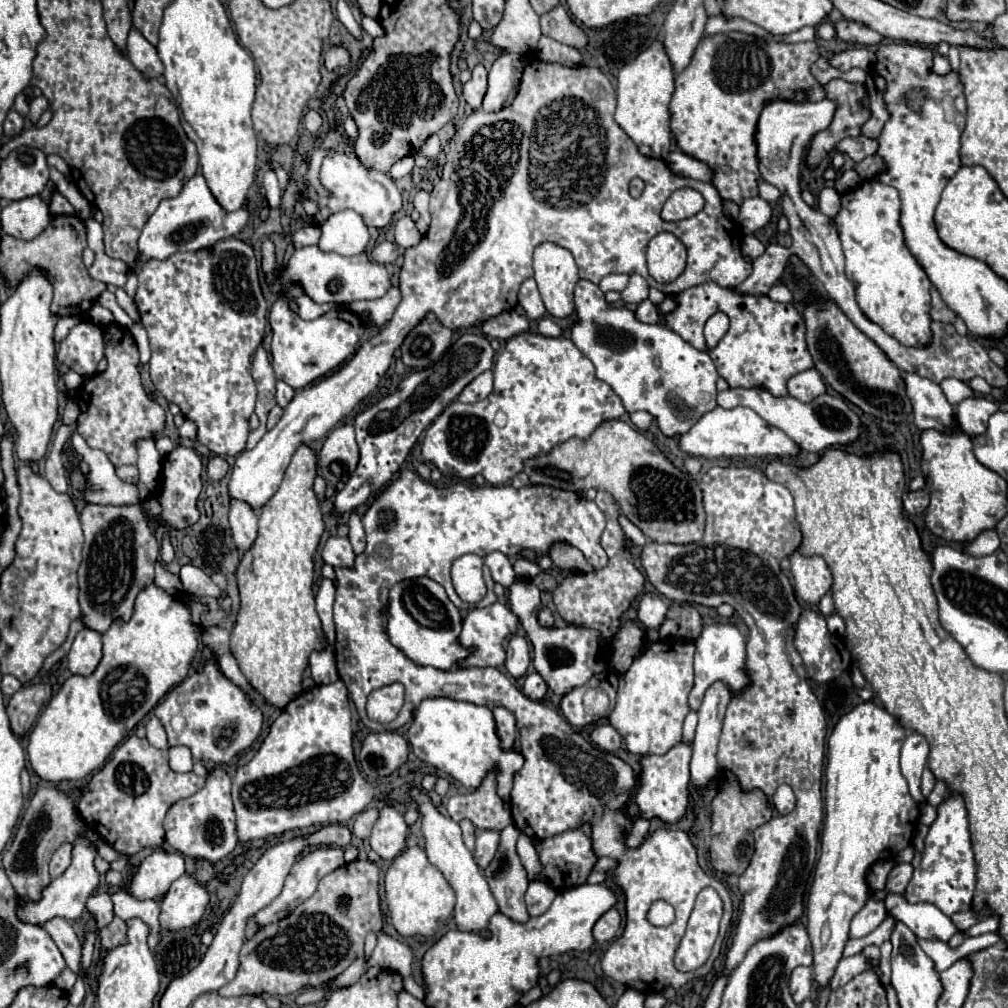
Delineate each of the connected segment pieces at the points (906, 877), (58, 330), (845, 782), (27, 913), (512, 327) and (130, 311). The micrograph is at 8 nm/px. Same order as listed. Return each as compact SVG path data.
M900 862L900 864L896 864L894 870L892 870L890 876L888 876L888 884L886 884L886 888L888 888L890 892L904 894L906 886L908 886L908 882L910 882L912 872L914 872L914 866L912 866L912 864L908 864L908 862Z
M60 316L56 322L56 328L54 328L54 342L60 342L70 332L70 328L74 328L78 322L80 322L80 318L76 318L76 316L68 316L68 318Z
M870 700L870 702L862 702L858 704L852 712L844 714L834 732L830 734L828 738L828 762L826 762L826 818L824 818L824 830L822 830L822 848L820 848L820 858L816 862L816 870L814 870L814 882L812 882L812 888L810 888L810 894L808 894L806 902L806 918L807 924L806 929L808 931L808 936L810 936L810 942L812 942L812 954L814 954L814 964L812 964L812 972L814 972L814 988L816 990L822 990L830 984L830 976L834 976L834 968L838 966L838 960L842 958L842 952L844 952L844 946L848 942L848 930L850 930L850 920L864 908L866 900L870 900L870 886L866 884L866 874L868 874L868 868L884 858L884 852L890 848L890 856L898 854L900 850L908 848L912 844L912 836L914 836L914 820L918 820L920 816L920 808L918 804L914 802L914 798L910 796L908 792L908 782L906 778L900 774L900 746L902 746L902 740L906 738L906 730L900 726L900 722L890 716L884 706L878 702L878 700Z
M76 842L74 850L72 850L72 864L68 866L68 870L62 876L54 878L42 890L40 900L26 900L26 898L16 896L16 916L18 916L18 920L22 920L24 924L42 926L52 918L64 918L64 920L80 918L82 912L84 912L86 898L98 888L98 882L100 882L100 876L94 868L94 856L96 856L96 852L86 842Z
M510 310L510 312L502 312L486 322L480 324L480 332L484 336L490 336L490 338L498 338L498 340L508 340L520 332L526 332L530 326L530 322L520 316L518 312Z
M118 288L116 290L116 302L120 304L120 308L134 320L134 322L140 322L140 314L138 314L138 310L136 310L136 304L134 304L134 300L122 290L122 288Z

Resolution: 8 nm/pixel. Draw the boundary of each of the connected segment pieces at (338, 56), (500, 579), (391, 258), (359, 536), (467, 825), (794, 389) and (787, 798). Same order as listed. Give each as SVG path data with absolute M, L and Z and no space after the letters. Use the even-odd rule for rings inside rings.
M330 48L326 54L324 54L324 64L328 70L334 70L338 66L344 66L348 64L348 52L344 48Z
M490 552L490 554L484 558L484 562L486 562L486 566L490 568L494 582L502 584L504 588L508 588L508 586L516 580L514 570L512 570L512 564L510 564L510 560L508 560L502 552Z
M382 242L382 244L378 244L378 246L372 250L372 258L374 258L376 262L380 262L380 264L392 264L392 262L396 262L396 258L398 258L398 248L396 248L396 244Z
M356 514L350 516L350 534L348 534L348 540L350 540L350 544L352 544L352 548L354 548L356 554L364 552L364 548L366 548L366 536L364 536L362 520Z
M460 820L460 828L462 828L462 838L468 850L474 850L474 838L476 838L476 828L470 820Z
M810 368L810 370L800 372L790 378L788 392L790 392L790 396L798 398L800 402L810 402L810 400L826 394L826 384L824 384L822 376L814 368Z
M788 784L778 786L776 794L772 796L772 802L774 802L774 808L778 810L778 814L780 814L780 816L790 814L790 812L794 810L794 806L796 806L796 798L794 798L792 788L790 788Z

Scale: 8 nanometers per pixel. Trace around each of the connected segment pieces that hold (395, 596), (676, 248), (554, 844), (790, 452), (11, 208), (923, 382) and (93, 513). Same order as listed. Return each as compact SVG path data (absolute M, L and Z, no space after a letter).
M412 578L398 582L390 590L386 616L386 632L390 636L390 642L398 650L402 650L406 658L414 660L414 664L450 672L458 668L462 660L474 654L474 648L466 648L458 640L462 632L462 616L458 608L448 600L444 588L432 578Z
M662 232L648 244L648 270L656 282L672 282L672 276L680 276L686 266L686 246L670 232Z
M588 822L580 824L578 828L570 828L562 834L544 838L544 840L532 840L532 844L534 844L540 864L542 864L542 872L538 874L538 880L546 882L554 890L562 890L566 880L568 880L568 888L586 882L586 878L590 876L590 872L594 870L594 866L598 862L598 856L592 846L592 826Z
M716 406L712 412L704 414L690 428L690 432L682 434L678 444L686 454L702 456L702 458L732 458L732 456L798 458L802 452L802 448L794 444L794 440L790 440L782 430L766 424L766 420L762 420L752 408L744 408L744 406L736 406L732 410L724 410Z
M40 196L16 200L2 210L2 232L20 240L32 240L46 224L50 224L50 210Z
M902 374L906 392L912 400L914 422L920 430L950 433L955 426L955 411L936 382L918 374Z
M86 504L80 514L80 522L84 530L82 564L78 570L78 602L82 610L80 620L90 630L106 632L116 620L126 622L132 616L138 592L154 582L154 566L160 554L160 546L140 504Z

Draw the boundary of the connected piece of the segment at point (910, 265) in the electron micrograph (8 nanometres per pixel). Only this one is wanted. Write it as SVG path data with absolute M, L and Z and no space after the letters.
M868 180L868 182L862 182L860 188L856 188L854 192L848 192L848 194L852 198L846 196L842 200L842 208L840 208L840 212L842 210L848 212L848 216L838 214L834 218L834 222L838 226L840 242L842 242L844 256L846 256L846 276L856 286L856 302L860 306L860 310L864 312L864 316L868 320L878 324L886 334L894 336L904 346L922 348L922 346L930 344L930 340L932 340L930 286L932 284L930 284L926 272L922 270L922 266L916 262L916 258L908 250L908 246L904 244L904 234L902 234L902 226L900 226L900 196L898 196L898 190L892 188L892 186L886 186L878 180Z

